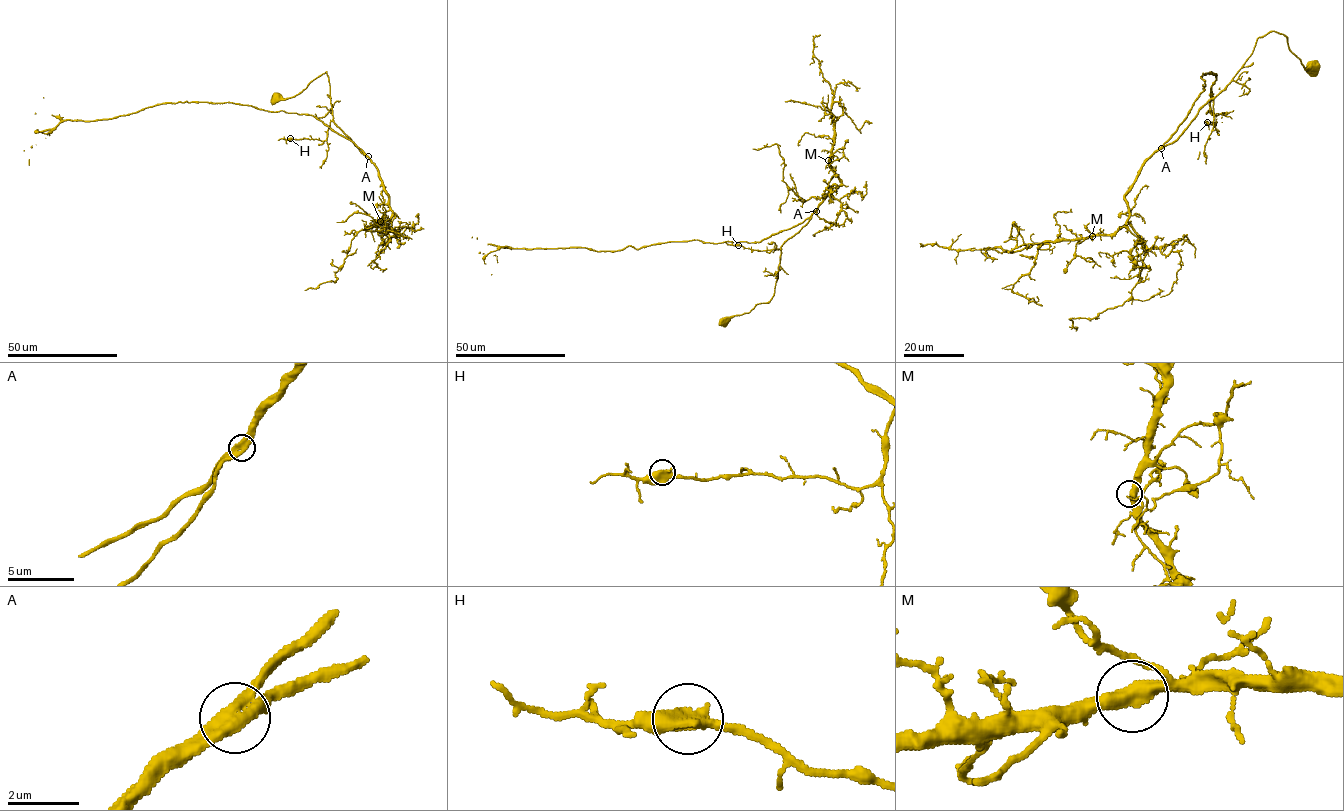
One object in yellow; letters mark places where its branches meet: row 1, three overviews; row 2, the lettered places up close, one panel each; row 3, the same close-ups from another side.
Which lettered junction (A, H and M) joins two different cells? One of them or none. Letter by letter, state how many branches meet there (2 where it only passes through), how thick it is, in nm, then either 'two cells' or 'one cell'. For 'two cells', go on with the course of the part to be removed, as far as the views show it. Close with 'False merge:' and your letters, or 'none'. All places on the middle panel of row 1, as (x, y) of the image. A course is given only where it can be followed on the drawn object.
A: branches 2; calibre 460 nm; one cell
H: branches 2; calibre 480 nm; one cell
M: branches 2; calibre 460 nm; one cell
False merge: none

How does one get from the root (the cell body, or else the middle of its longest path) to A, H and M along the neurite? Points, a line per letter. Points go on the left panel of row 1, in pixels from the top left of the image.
A: (277, 98), (295, 96), (326, 71), (332, 121), (368, 156)
H: (277, 98), (295, 96), (326, 71), (333, 117), (327, 137), (323, 141), (290, 138)
M: (277, 98), (295, 96), (326, 71), (332, 121), (376, 167), (389, 198), (392, 215), (380, 221)

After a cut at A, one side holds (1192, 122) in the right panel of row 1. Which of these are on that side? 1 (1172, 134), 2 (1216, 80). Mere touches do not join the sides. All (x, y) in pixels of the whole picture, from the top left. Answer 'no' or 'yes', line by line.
1: no
2: no

